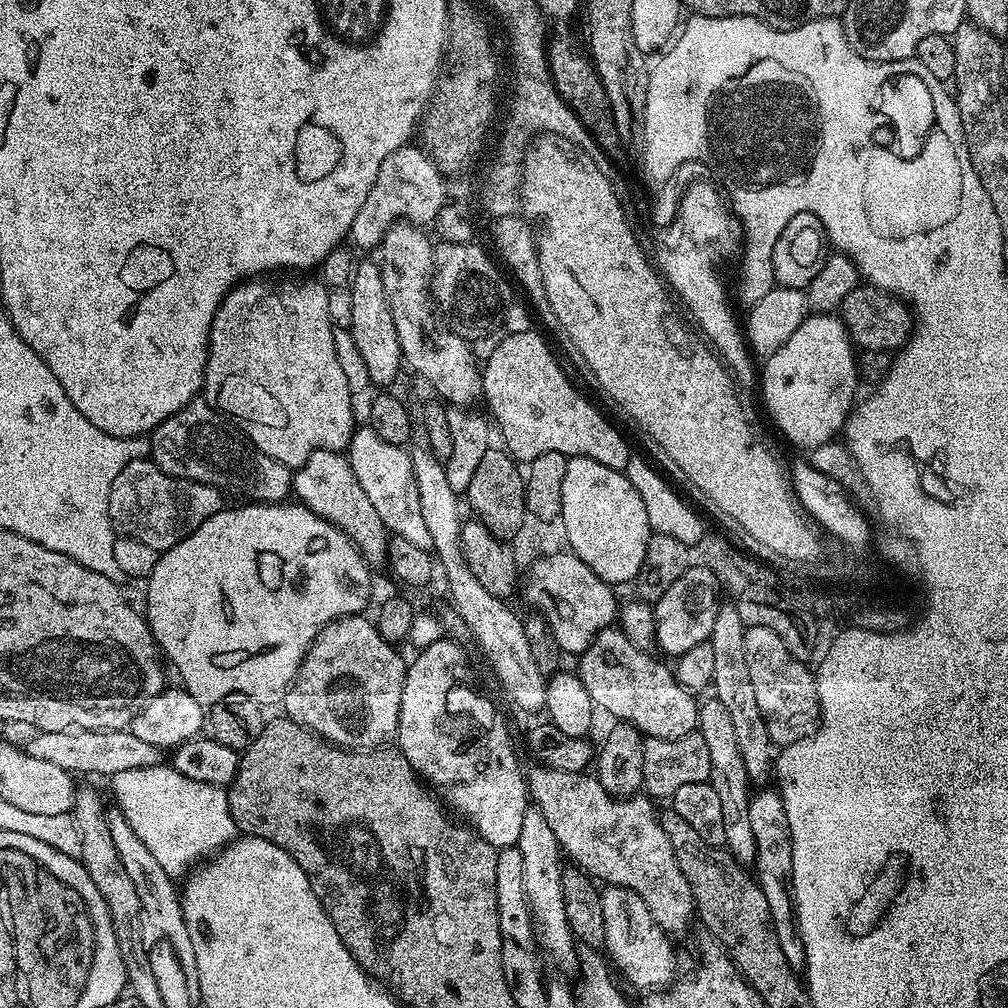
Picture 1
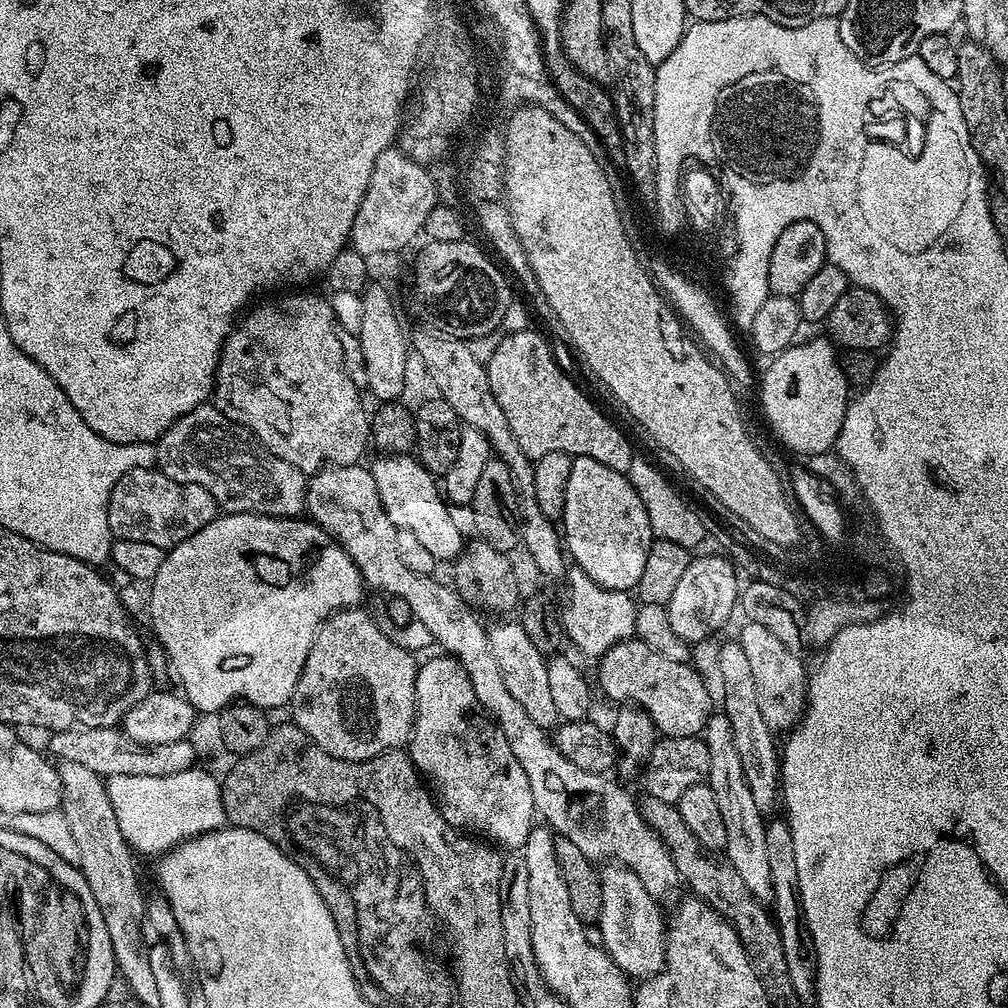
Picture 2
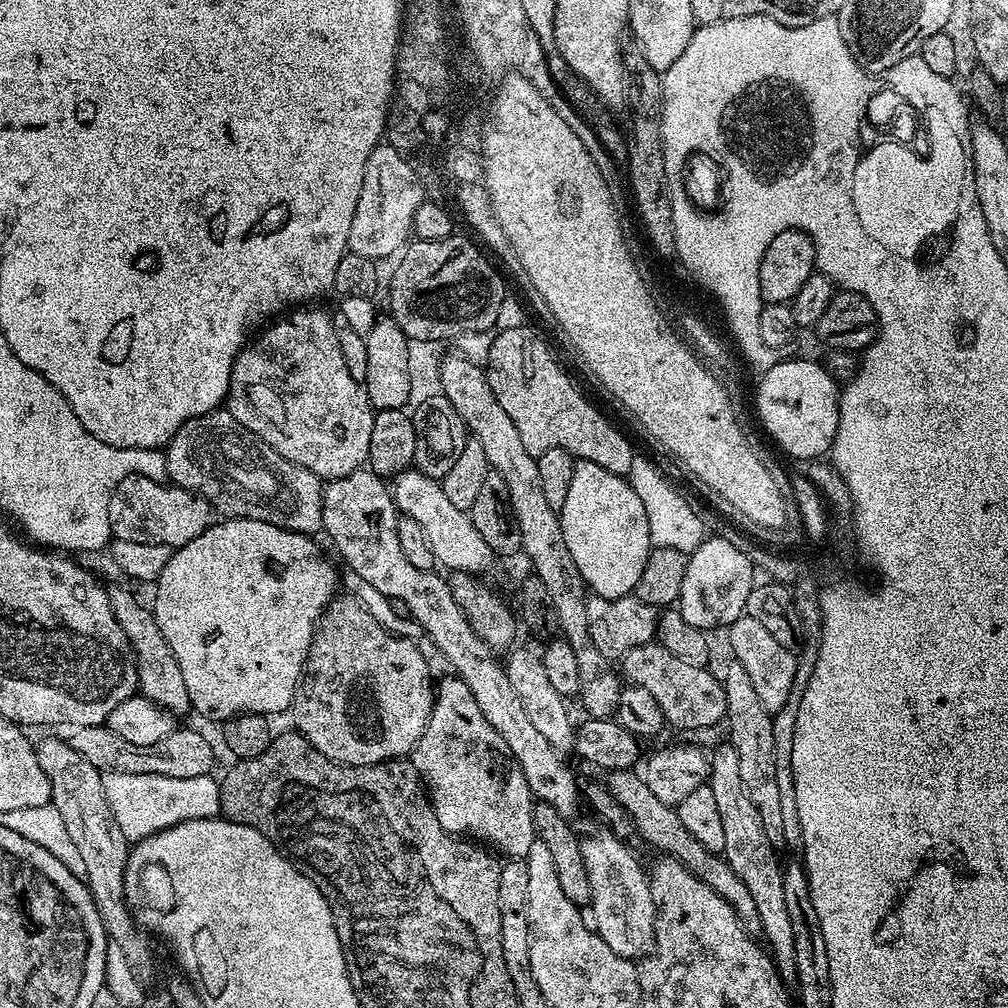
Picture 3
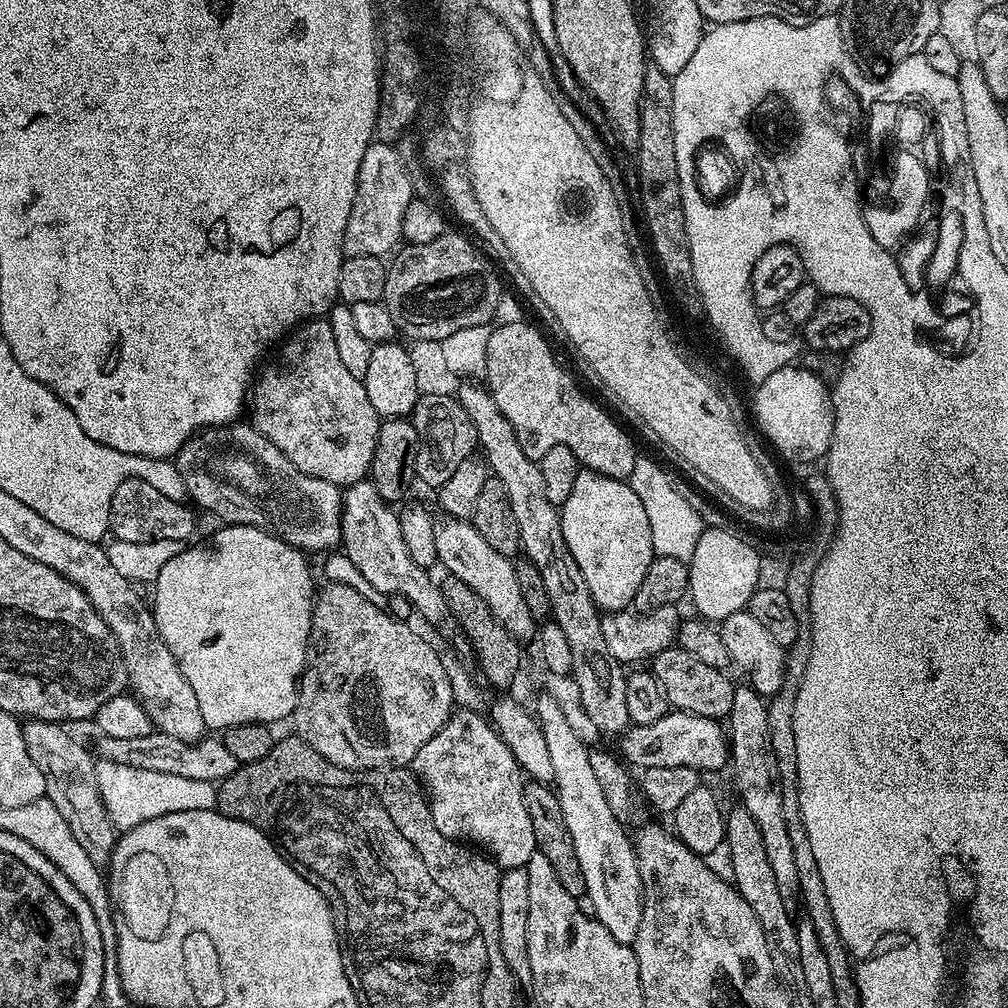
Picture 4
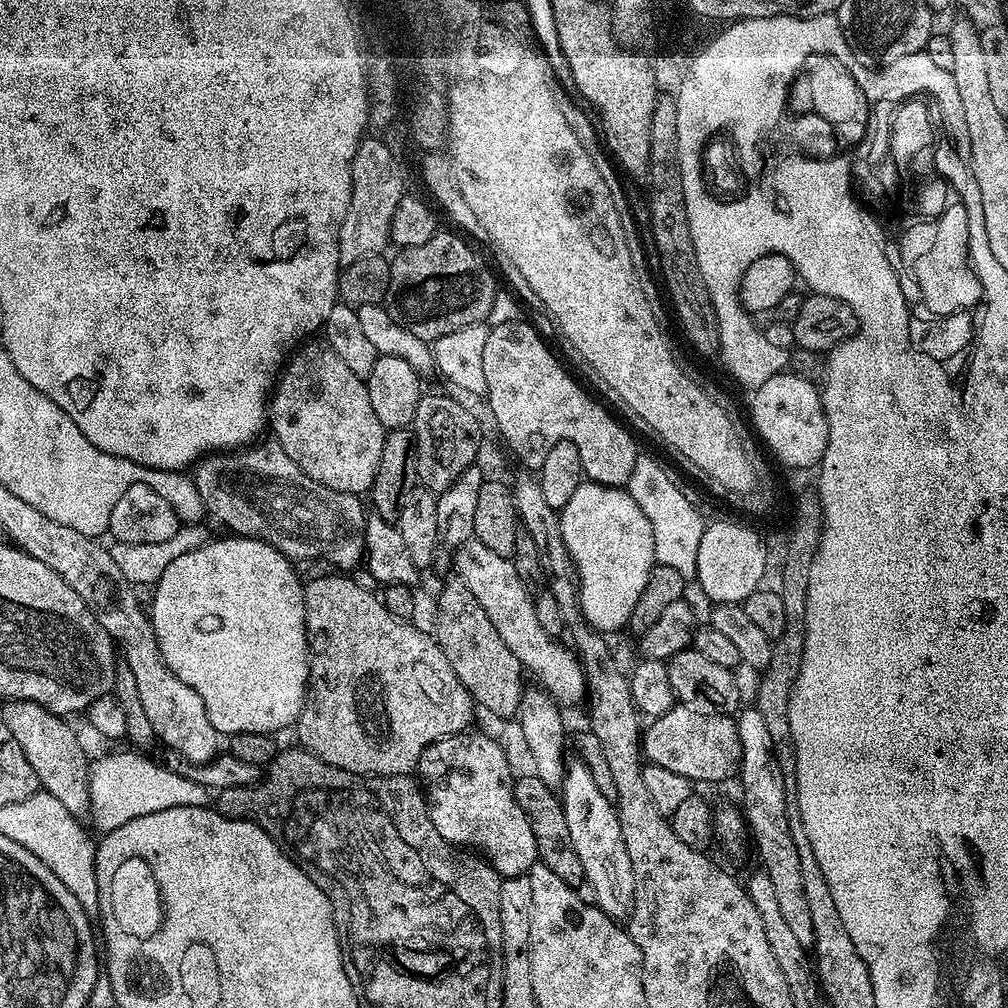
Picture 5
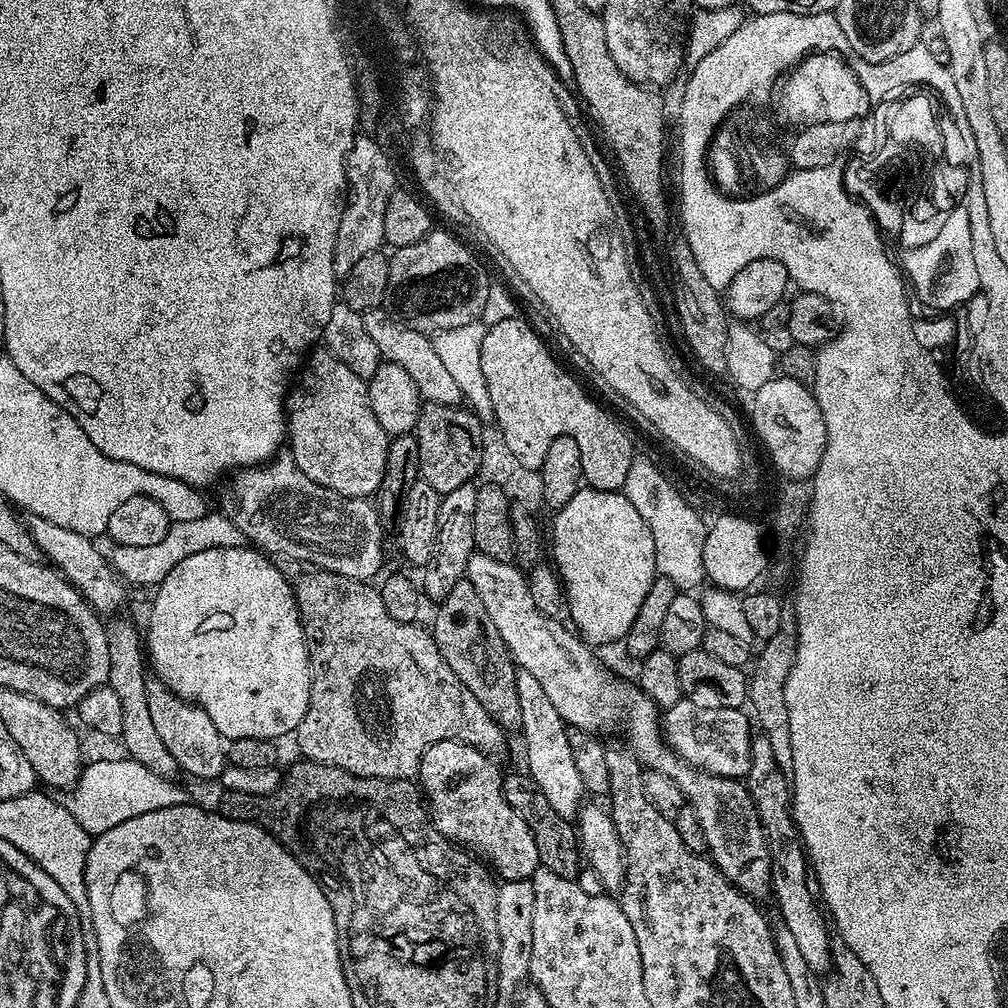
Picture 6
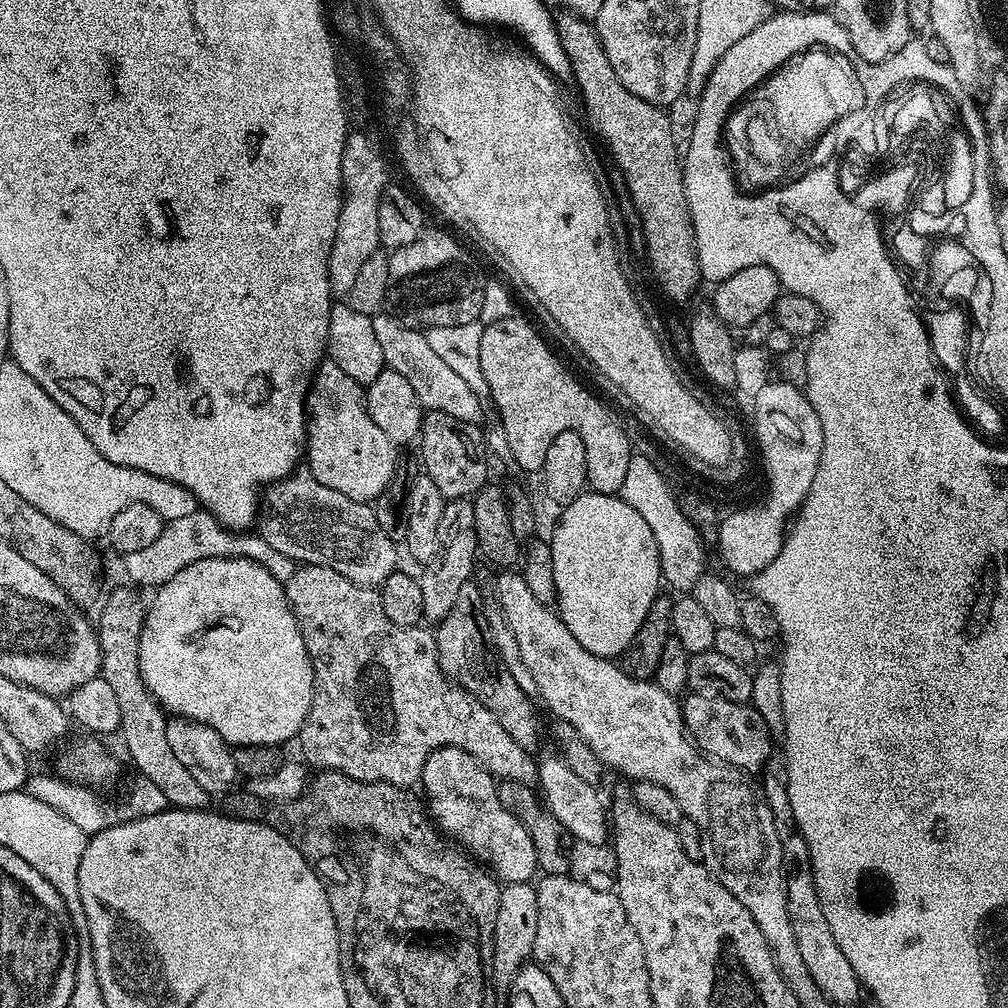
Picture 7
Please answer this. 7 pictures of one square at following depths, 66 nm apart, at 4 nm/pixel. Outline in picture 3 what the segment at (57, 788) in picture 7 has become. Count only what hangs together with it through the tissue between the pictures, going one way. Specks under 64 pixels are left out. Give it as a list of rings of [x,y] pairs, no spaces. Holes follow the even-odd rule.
[[[121,772],[103,773],[106,786],[106,802],[114,814],[114,822],[122,830],[124,837],[130,841],[145,840],[150,834],[158,834],[178,822],[220,816],[220,782],[215,775],[198,778],[166,778],[162,774],[122,774]]]

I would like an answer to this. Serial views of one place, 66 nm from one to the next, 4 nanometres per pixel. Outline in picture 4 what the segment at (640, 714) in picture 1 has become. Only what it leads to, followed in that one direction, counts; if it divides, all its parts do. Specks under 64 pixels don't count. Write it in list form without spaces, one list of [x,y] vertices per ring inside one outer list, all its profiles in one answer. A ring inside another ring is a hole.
[[[673,646],[662,650],[650,661],[650,671],[673,709],[693,712],[696,716],[708,716],[712,720],[727,717],[730,706],[734,706],[734,684],[724,677],[725,673],[714,666],[706,666],[686,650]]]

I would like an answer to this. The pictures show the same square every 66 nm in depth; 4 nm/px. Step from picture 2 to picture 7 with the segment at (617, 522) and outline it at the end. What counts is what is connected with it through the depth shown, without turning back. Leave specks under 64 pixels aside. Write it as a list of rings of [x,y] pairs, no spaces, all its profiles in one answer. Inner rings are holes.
[[[585,490],[577,500],[563,505],[551,545],[556,587],[554,608],[560,621],[582,646],[586,646],[586,650],[590,650],[590,654],[623,657],[630,642],[634,642],[634,634],[638,634],[638,626],[642,626],[647,611],[662,592],[658,542],[654,542],[650,526],[646,526],[634,506],[626,506],[619,494],[611,496]]]

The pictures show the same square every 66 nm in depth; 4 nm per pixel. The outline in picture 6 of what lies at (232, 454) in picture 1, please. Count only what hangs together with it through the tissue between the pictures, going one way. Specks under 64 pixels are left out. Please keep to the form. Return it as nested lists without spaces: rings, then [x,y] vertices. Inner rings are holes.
[[[284,450],[272,457],[267,464],[254,464],[251,468],[241,468],[231,473],[228,484],[228,493],[224,496],[224,505],[222,511],[224,515],[231,518],[234,526],[238,526],[238,530],[242,530],[245,541],[249,545],[255,546],[257,549],[263,550],[268,554],[279,554],[289,556],[290,558],[298,558],[303,560],[305,565],[315,566],[317,569],[325,572],[333,572],[334,574],[342,574],[346,578],[354,578],[355,580],[371,581],[371,576],[379,577],[381,575],[380,567],[384,564],[384,535],[386,529],[380,522],[380,516],[376,513],[375,507],[367,499],[350,498],[338,494],[334,490],[330,490],[326,486],[318,486],[318,482],[314,482],[310,478],[306,478],[306,474],[302,474],[302,470],[298,470],[298,466],[294,462],[291,451]]]

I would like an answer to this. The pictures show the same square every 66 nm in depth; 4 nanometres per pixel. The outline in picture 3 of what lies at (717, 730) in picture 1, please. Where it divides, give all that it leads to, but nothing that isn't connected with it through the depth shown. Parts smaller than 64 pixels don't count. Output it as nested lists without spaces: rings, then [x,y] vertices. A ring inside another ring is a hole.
[[[730,742],[720,744],[710,752],[710,767],[708,770],[708,783],[710,790],[714,790],[714,799],[718,805],[720,817],[722,817],[722,827],[726,846],[722,853],[724,861],[742,878],[742,883],[746,885],[746,890],[750,890],[750,898],[754,898],[754,906],[758,909],[760,919],[760,932],[764,936],[767,951],[770,953],[772,963],[776,966],[776,973],[786,986],[796,983],[796,967],[794,966],[794,930],[790,927],[790,914],[786,911],[786,892],[784,890],[784,871],[782,863],[776,857],[777,849],[766,838],[766,830],[762,830],[762,818],[758,815],[758,809],[754,806],[750,794],[746,794],[746,786],[742,782],[742,773],[738,767],[738,750]]]

